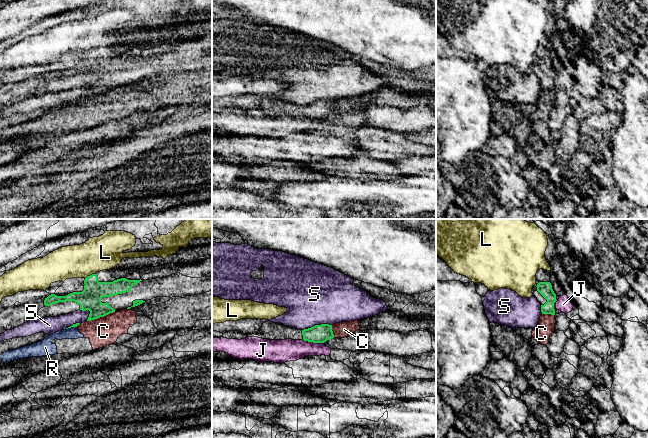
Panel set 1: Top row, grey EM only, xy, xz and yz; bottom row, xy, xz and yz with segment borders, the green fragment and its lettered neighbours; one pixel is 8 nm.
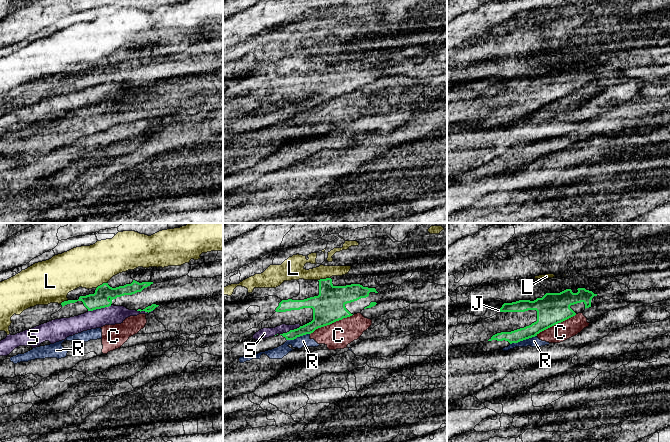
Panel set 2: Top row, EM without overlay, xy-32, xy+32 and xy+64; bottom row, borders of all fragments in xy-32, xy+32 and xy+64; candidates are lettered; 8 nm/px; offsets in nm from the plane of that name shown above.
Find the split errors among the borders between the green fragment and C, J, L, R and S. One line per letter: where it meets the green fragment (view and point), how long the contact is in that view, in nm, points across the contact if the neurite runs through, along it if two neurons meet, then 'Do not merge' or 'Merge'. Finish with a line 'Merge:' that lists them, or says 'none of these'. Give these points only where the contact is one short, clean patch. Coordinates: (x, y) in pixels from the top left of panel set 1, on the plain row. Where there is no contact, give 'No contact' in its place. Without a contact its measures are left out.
C: Touches green at xy (101, 92). Shared border 240 nm. Boundary: xy (115, 87), (87, 97). Do not merge
J: Touches green at xz (313, 118). Shared border 170 nm. Do not merge
L: Touches green at xy (90, 51). Shared border 90 nm. Do not merge
R: Touches green at xy (71, 102). Shared border 90 nm. Boundary: xy (76, 102), (66, 105). Do not merge
S: Touches green at xz (316, 101). Shared border 240 nm. Do not merge
Merge: none of these

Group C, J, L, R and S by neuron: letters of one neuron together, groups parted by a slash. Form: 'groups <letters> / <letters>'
groups C R / J / L / S

